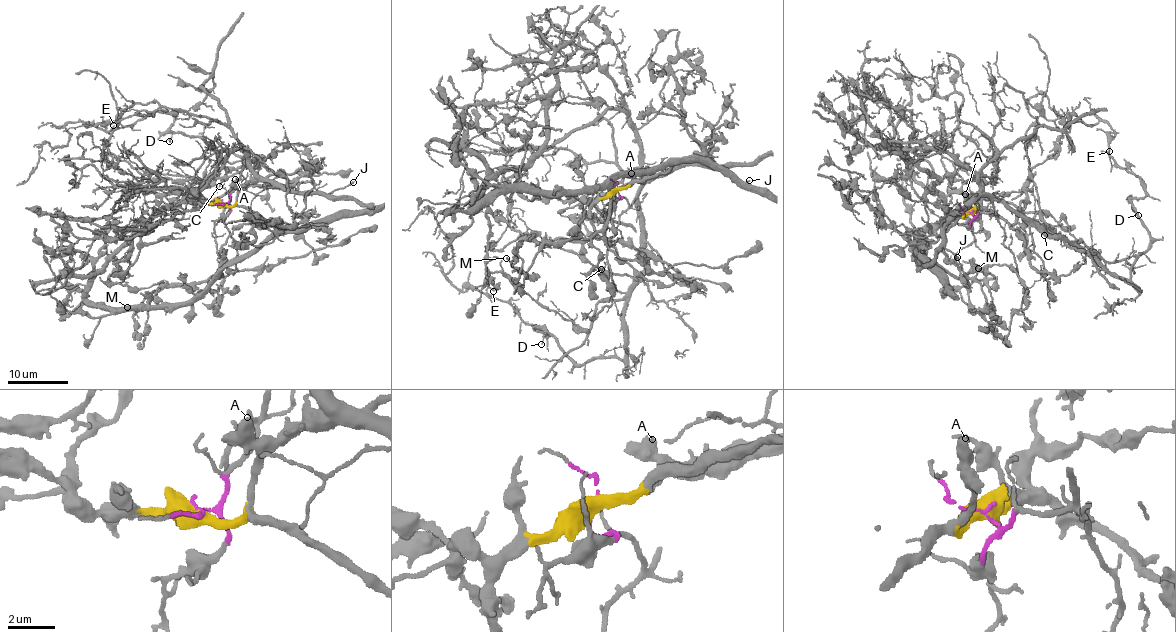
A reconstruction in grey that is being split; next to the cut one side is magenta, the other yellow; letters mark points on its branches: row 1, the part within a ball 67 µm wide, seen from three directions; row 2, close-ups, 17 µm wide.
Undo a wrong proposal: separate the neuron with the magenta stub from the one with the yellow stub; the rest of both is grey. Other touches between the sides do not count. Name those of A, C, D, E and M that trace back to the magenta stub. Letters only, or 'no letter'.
C, D, E

